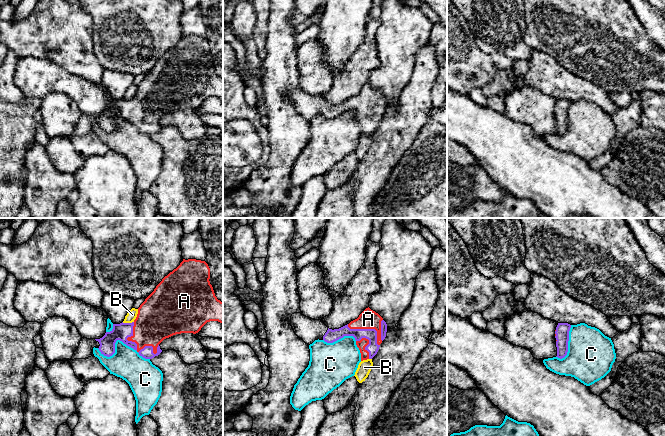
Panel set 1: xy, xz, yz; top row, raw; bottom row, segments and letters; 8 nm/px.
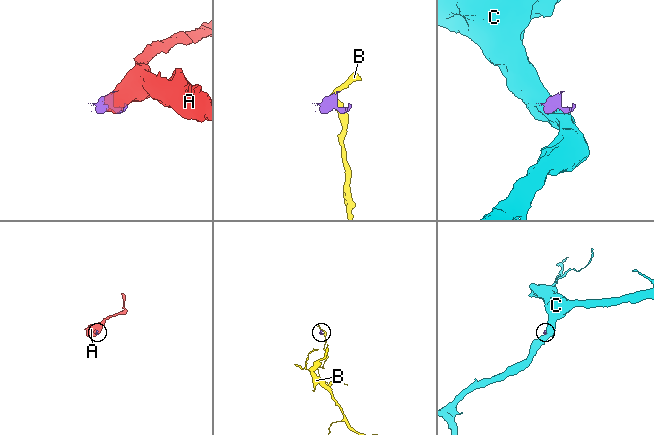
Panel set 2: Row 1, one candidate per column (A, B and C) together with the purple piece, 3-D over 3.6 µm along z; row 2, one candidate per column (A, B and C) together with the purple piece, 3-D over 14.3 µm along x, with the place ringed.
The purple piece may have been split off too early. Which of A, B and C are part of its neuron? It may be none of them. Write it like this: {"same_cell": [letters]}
{"same_cell": ["A"]}

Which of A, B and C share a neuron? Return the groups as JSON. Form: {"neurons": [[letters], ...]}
{"neurons": [["A"], ["B"], ["C"]]}

